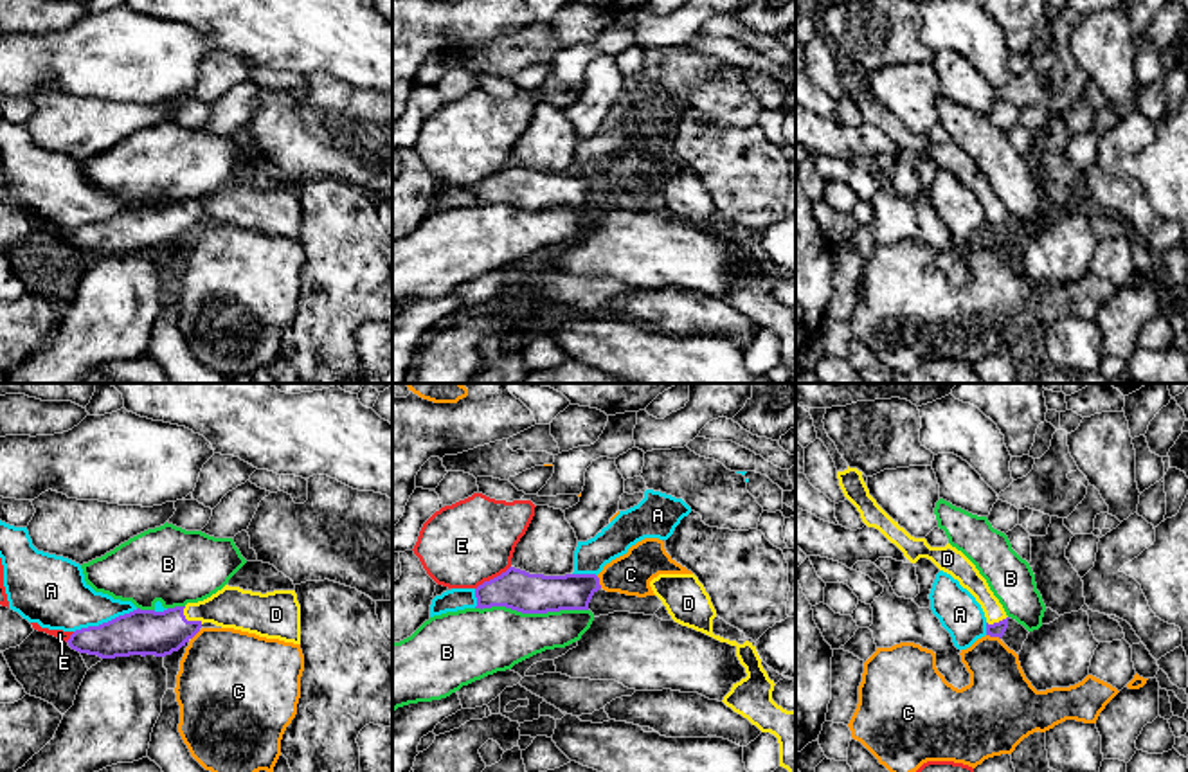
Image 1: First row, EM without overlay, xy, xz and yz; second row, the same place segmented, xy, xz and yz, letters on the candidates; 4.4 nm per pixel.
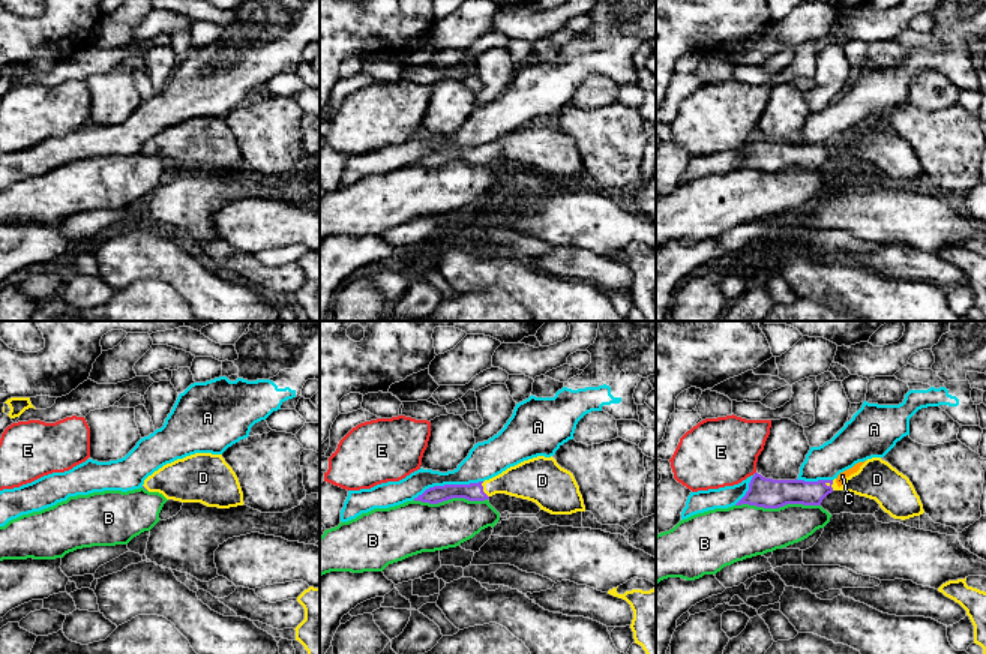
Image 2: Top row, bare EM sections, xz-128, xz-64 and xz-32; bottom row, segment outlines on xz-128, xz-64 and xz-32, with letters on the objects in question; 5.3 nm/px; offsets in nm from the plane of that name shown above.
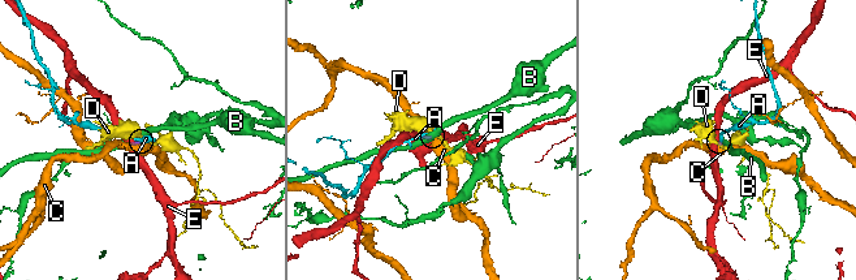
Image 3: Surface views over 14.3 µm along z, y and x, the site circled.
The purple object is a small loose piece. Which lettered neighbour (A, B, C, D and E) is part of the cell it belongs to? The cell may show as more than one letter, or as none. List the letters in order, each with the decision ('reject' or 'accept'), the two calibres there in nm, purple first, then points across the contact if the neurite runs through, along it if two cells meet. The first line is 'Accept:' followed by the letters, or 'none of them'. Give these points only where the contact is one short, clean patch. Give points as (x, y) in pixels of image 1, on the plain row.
Accept: D
A: reject; calibres 200 and 300 nm
B: reject; calibres 180 and 280 nm
C: reject; calibres 60 and 280 nm; border yz (987, 231), (999, 236)
D: accept; calibres 200 and 190 nm; way xy (141, 229), (166, 229), (189, 218), (198, 209), (231, 204)
E: reject; calibres 180 and 380 nm; border xz (510, 162), (476, 186)

